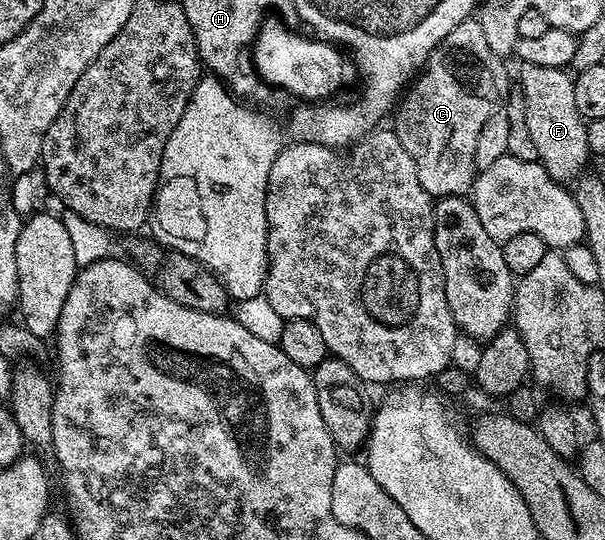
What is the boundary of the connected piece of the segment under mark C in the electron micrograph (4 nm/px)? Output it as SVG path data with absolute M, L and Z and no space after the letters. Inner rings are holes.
M479 20L463 21L458 23L458 27L454 27L454 31L450 31L450 35L446 35L446 39L442 39L442 43L438 43L424 68L395 106L394 131L398 135L398 143L402 143L402 147L406 147L406 152L410 154L410 159L414 159L414 167L418 167L418 183L422 183L422 187L433 199L471 194L478 172L475 152L482 125L498 109L510 84L504 65L505 62L490 51L490 43L486 43L486 34L483 33Z

